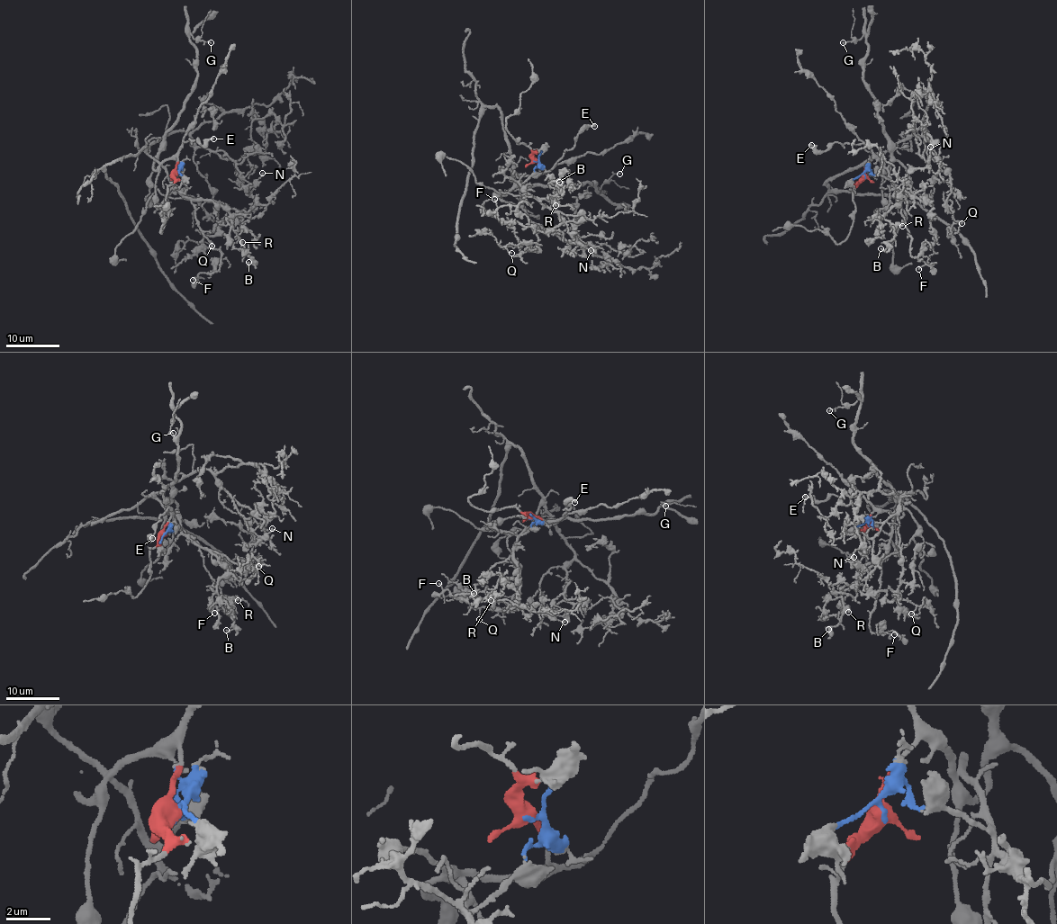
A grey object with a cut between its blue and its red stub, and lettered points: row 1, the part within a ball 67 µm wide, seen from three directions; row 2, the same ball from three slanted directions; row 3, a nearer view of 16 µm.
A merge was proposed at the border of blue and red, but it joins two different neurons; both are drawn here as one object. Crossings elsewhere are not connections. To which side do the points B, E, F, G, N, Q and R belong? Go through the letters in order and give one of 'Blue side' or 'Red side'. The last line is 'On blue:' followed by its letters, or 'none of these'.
B: Blue side
E: Red side
F: Blue side
G: Red side
N: Blue side
Q: Blue side
R: Blue side
On blue: B, F, N, Q, R

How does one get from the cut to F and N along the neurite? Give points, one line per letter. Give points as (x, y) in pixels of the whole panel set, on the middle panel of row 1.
F: (535, 161), (535, 172), (519, 184), (530, 205), (525, 201), (498, 207), (493, 199)
N: (535, 161), (537, 165), (521, 183), (512, 174), (521, 207), (547, 231), (572, 228), (576, 239), (591, 251)

